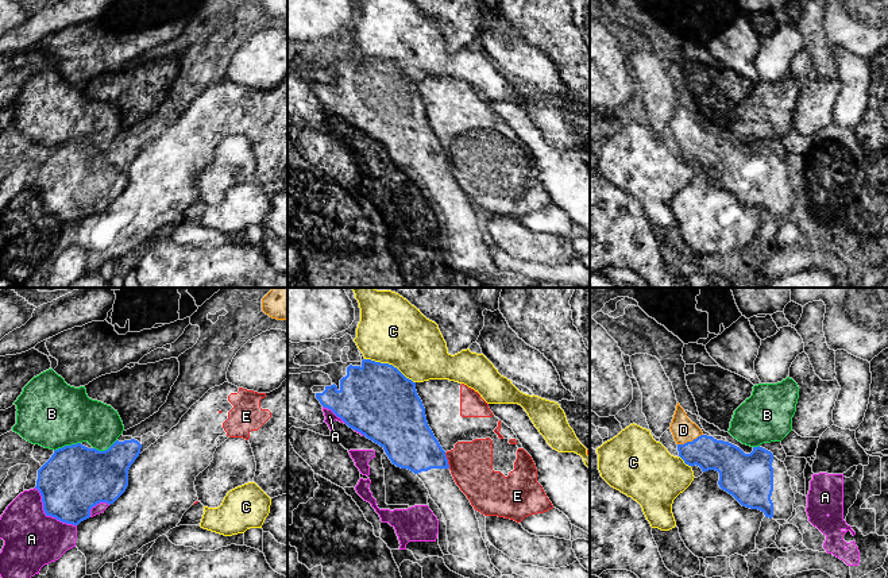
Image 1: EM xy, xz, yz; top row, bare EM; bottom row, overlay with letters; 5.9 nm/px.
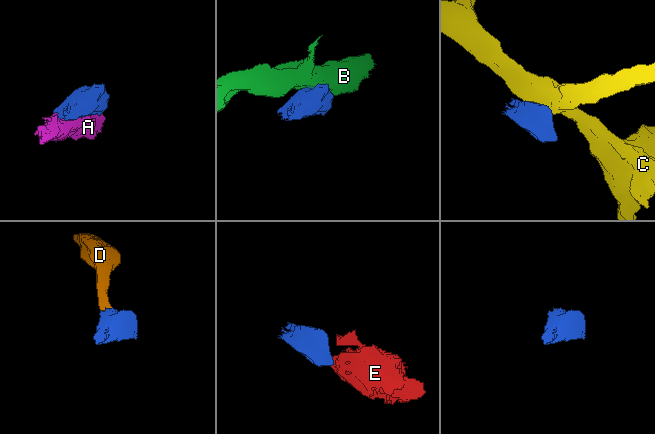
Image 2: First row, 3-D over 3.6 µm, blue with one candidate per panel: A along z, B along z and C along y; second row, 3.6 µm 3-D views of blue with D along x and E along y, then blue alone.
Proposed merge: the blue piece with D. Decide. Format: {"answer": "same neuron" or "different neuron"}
{"answer": "same neuron"}

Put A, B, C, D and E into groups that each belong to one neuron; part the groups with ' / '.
A / B / C / D / E

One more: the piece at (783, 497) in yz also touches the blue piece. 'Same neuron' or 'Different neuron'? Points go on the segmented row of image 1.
Same neuron

